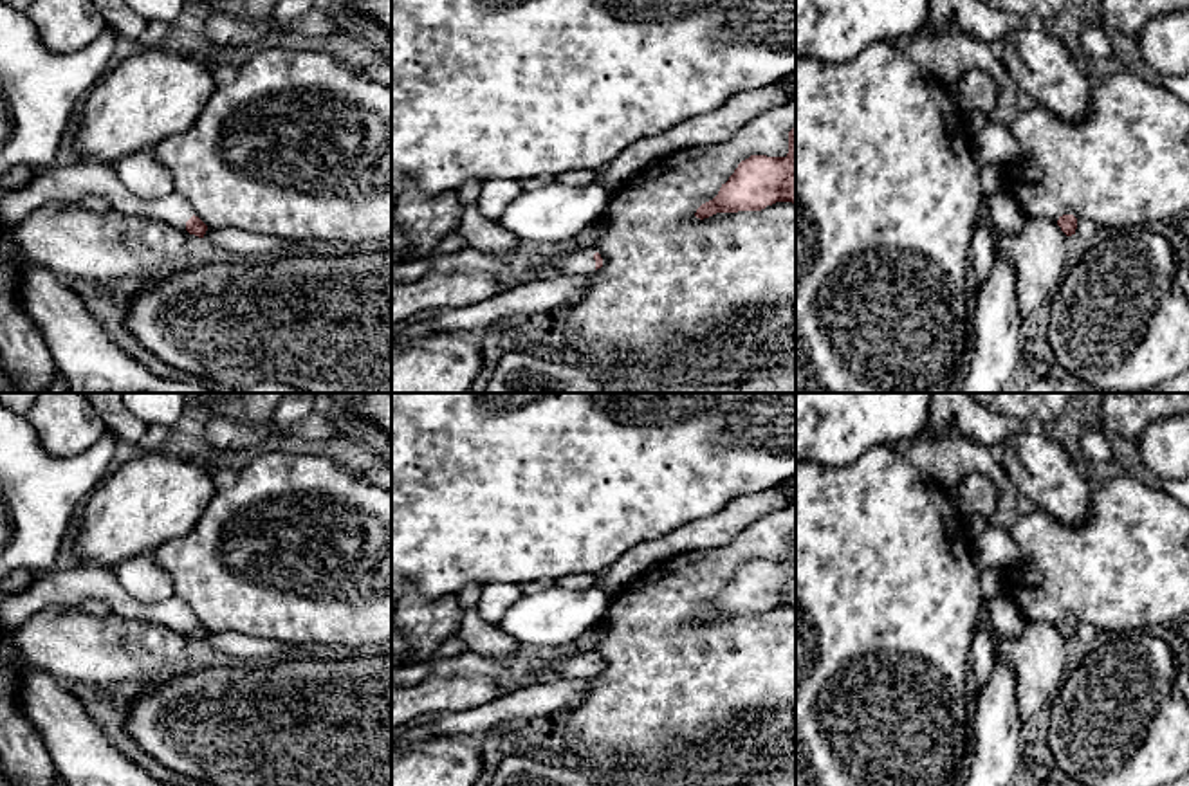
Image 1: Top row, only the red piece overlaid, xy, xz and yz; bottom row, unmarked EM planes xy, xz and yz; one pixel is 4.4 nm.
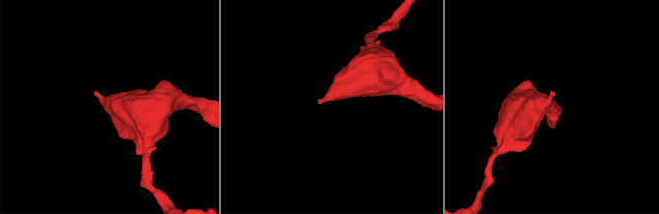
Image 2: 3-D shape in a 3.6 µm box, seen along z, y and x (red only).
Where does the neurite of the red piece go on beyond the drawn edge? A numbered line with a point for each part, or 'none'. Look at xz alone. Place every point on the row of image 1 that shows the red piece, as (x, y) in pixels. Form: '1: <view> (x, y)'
1: xz (574, 264)

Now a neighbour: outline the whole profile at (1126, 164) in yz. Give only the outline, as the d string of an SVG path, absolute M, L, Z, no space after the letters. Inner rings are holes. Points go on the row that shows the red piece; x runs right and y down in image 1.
M1113 65L1106 79L1093 88L1086 119L1068 123L1036 103L1030 110L1019 110L1007 130L1025 155L1003 166L1003 189L1019 202L1028 218L1057 222L1072 213L1097 227L1126 231L1189 213L1189 105L1162 85Z

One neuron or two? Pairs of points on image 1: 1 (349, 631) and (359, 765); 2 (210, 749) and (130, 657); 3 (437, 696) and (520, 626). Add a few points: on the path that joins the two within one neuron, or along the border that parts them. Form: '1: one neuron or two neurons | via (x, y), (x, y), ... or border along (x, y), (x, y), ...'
1: two neurons | border along (340, 651), (347, 653)
2: two neurons | border along (188, 666), (143, 687)
3: two neurons | border along (563, 644), (520, 646)

